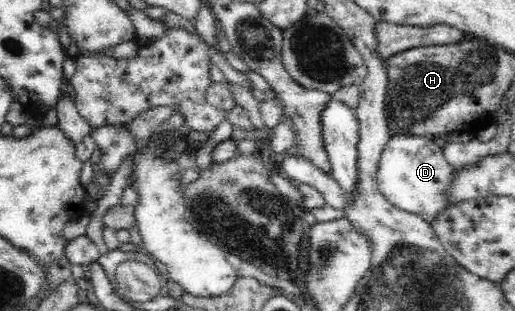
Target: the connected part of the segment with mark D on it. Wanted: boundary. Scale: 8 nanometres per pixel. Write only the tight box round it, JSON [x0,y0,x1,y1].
[377,135,455,218]

